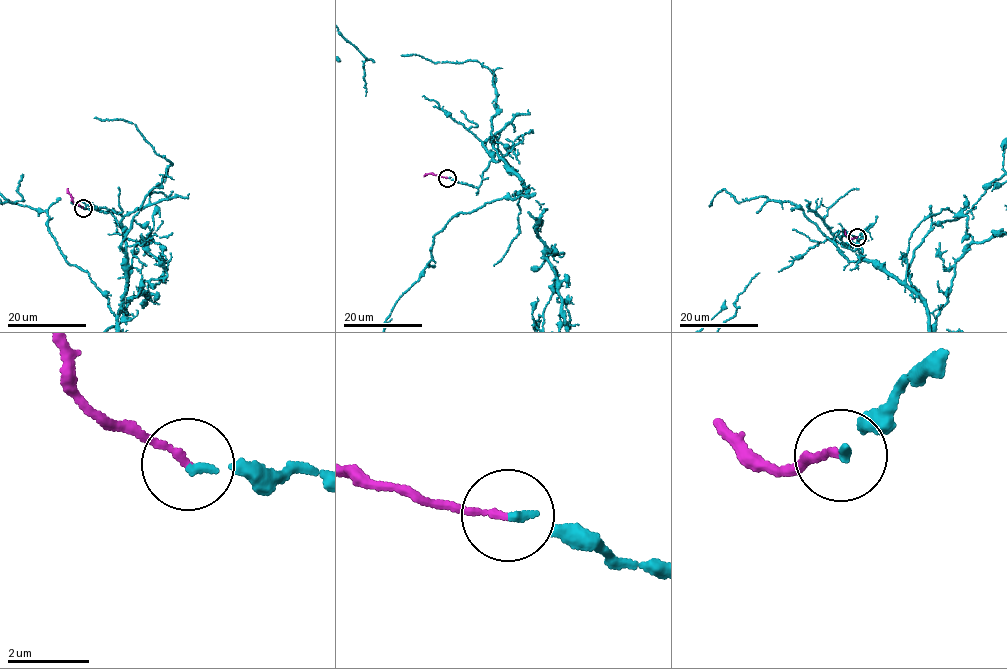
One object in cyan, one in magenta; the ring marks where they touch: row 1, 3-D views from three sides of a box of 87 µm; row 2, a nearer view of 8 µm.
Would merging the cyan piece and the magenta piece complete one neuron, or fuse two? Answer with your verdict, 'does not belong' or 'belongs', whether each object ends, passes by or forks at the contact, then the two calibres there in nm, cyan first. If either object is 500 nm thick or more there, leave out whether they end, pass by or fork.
belongs; cyan ends there; magenta ends there; 170 nm thick on the cyan side, 160 nm on the other

